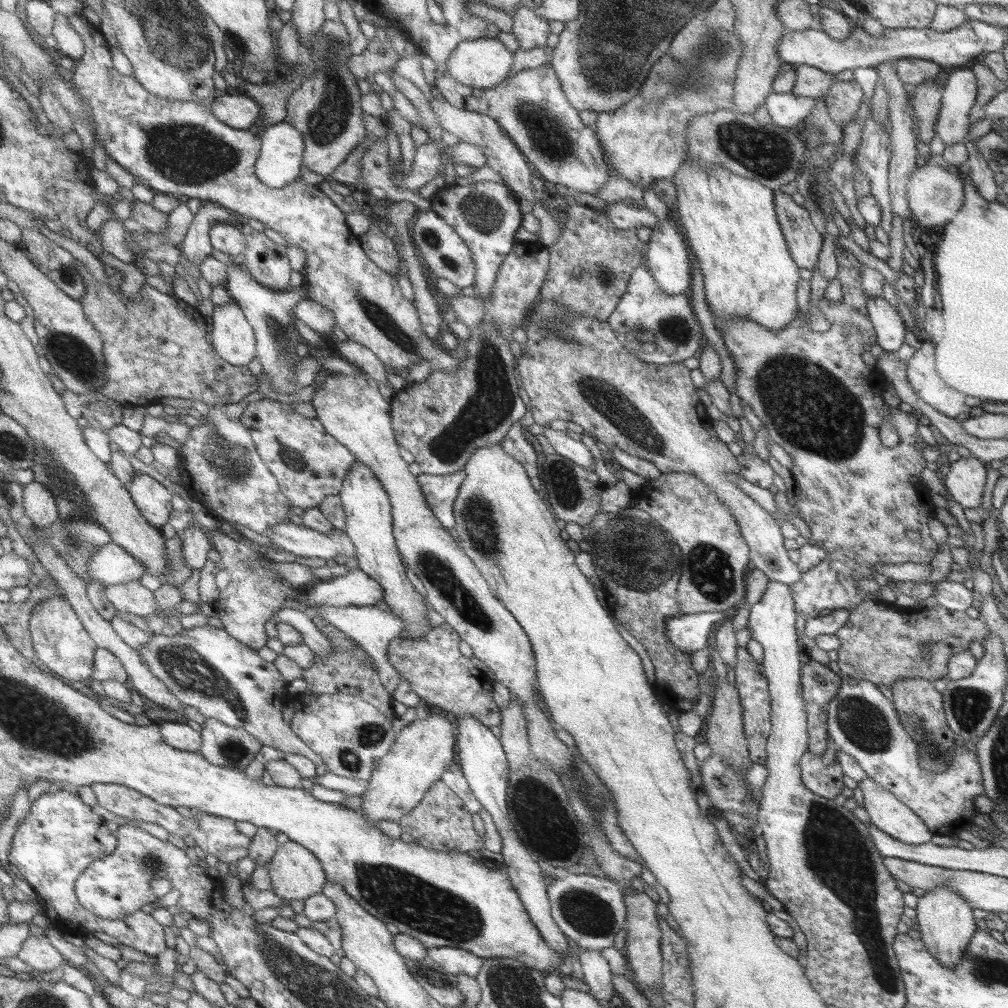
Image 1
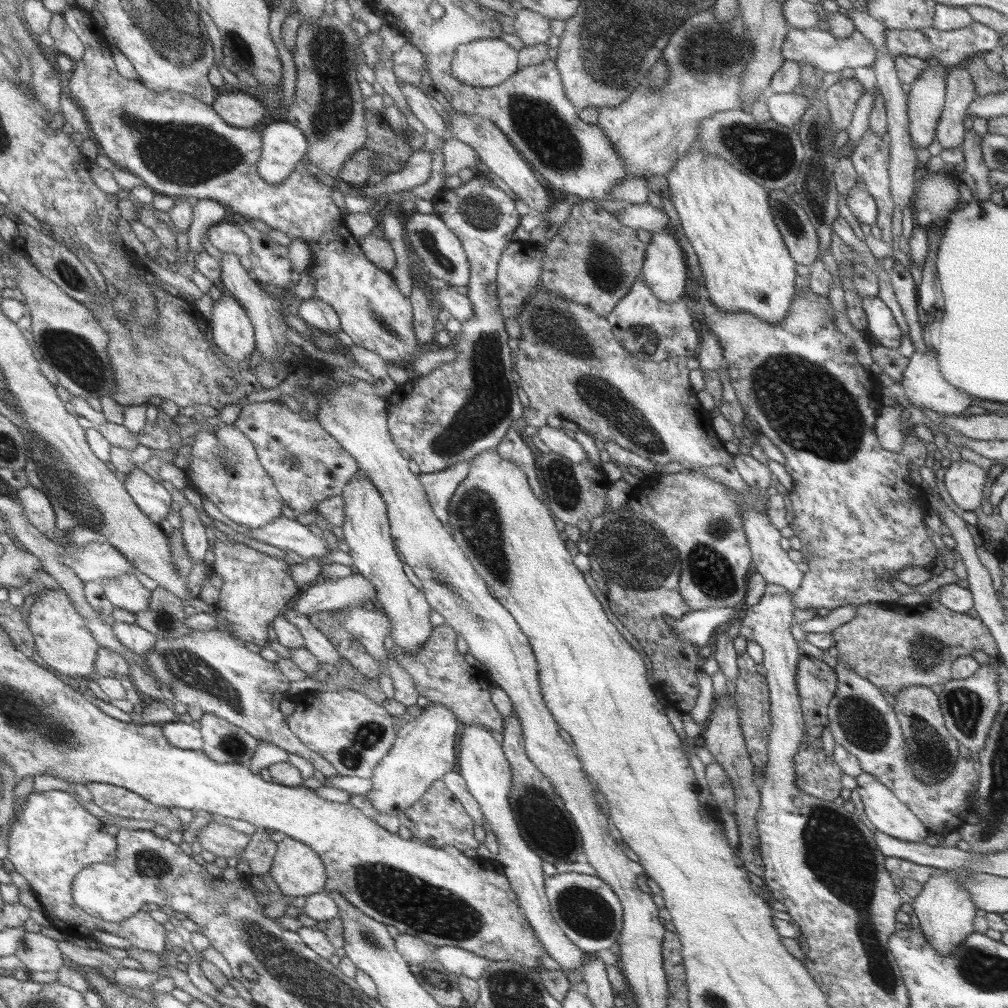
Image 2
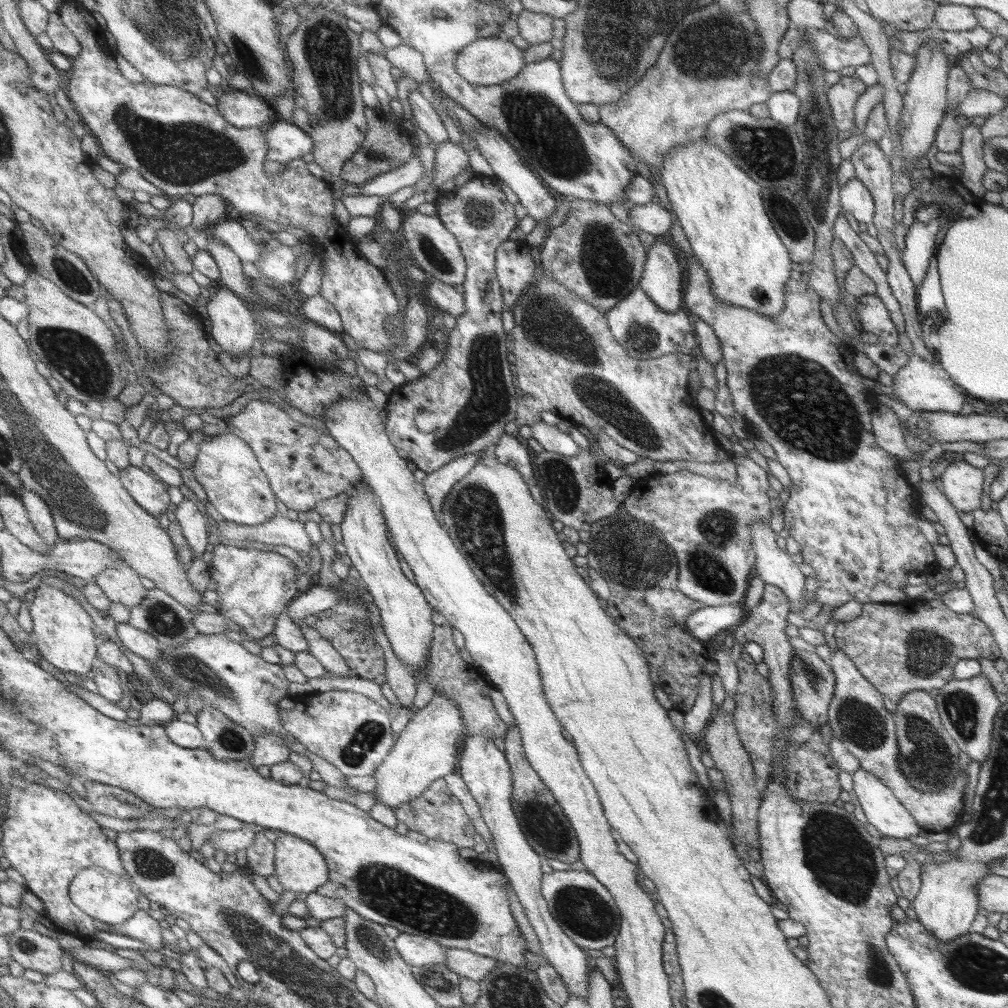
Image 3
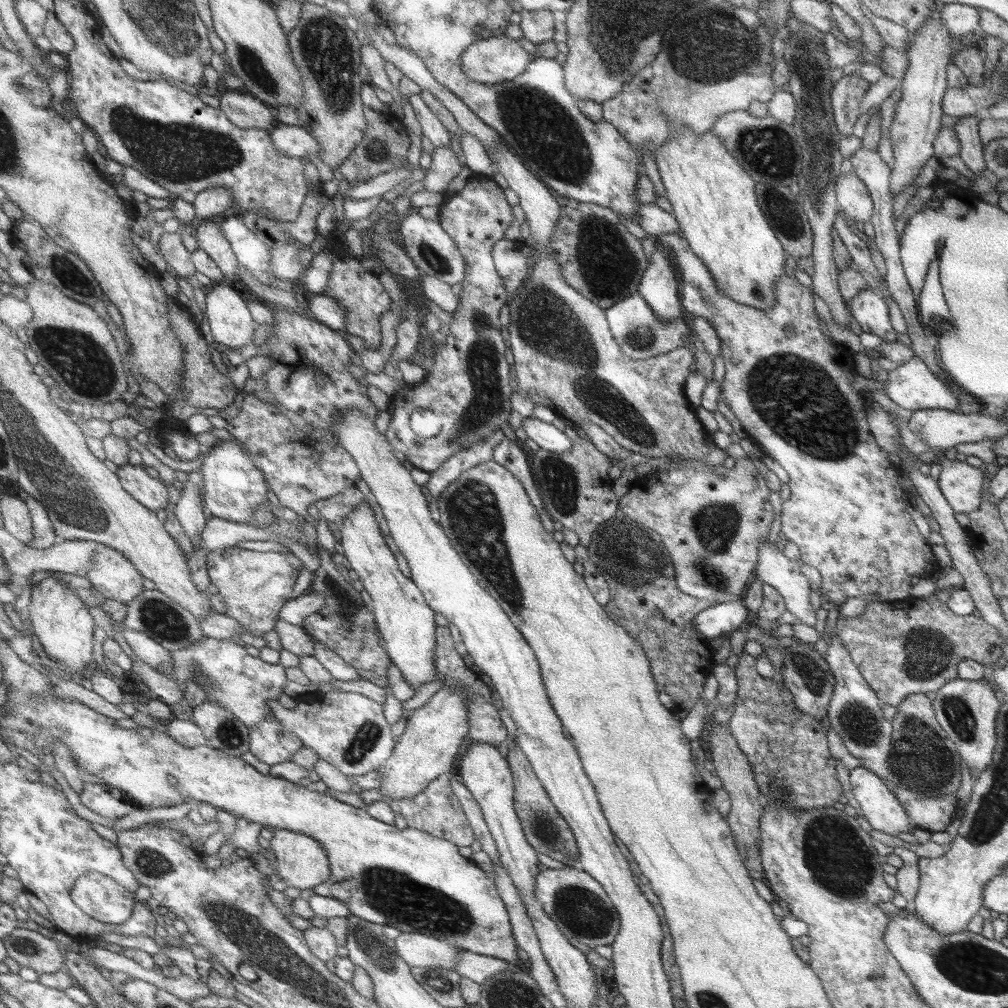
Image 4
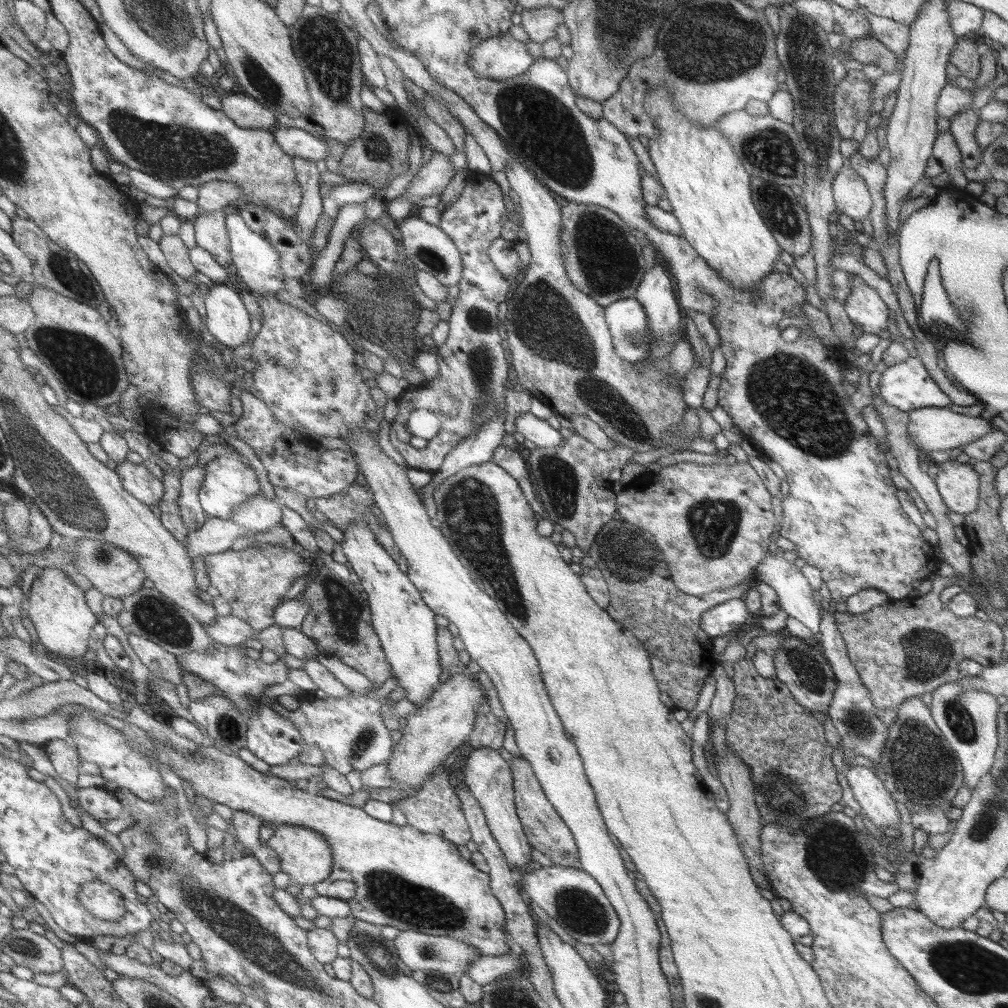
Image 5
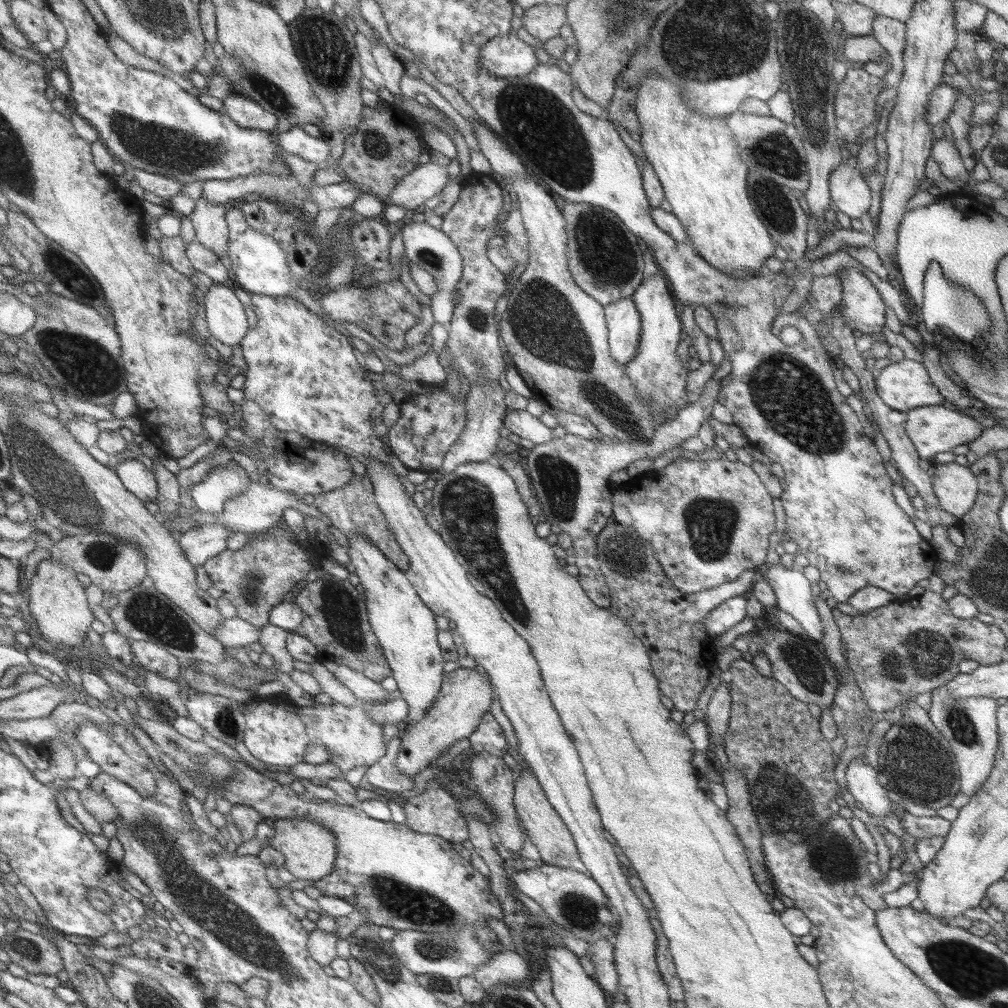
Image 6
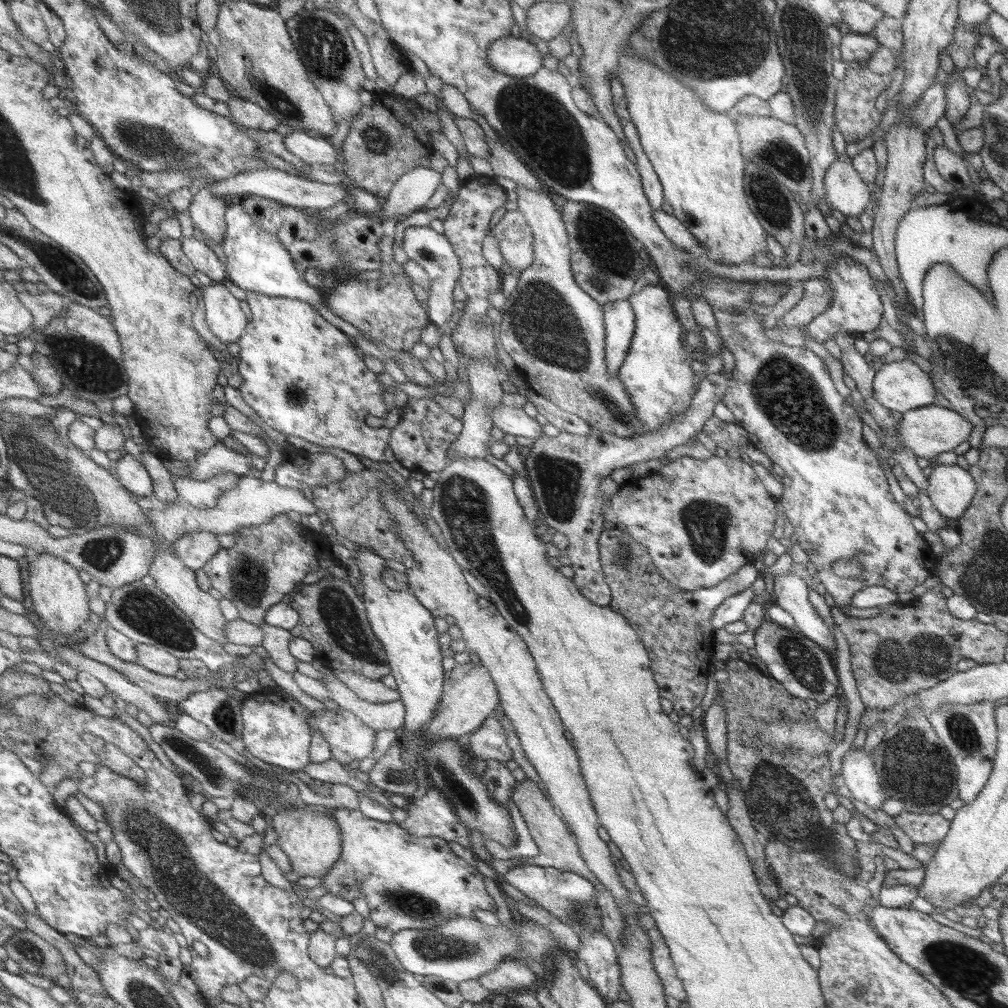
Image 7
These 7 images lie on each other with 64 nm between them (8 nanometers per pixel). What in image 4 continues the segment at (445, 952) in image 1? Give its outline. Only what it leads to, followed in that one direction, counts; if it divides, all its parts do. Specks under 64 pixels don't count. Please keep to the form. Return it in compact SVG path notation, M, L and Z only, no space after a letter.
M464 950L460 954L460 961L456 964L456 971L473 980L477 984L481 984L482 980L493 976L493 973L504 969L509 963L498 958L491 958L489 956L481 956L473 954L473 952Z

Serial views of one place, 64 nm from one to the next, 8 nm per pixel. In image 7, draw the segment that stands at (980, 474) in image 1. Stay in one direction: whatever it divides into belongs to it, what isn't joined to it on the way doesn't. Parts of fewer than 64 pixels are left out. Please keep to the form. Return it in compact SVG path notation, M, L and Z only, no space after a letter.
M932 464L927 479L928 494L931 504L947 519L957 519L973 498L975 483L968 473L958 465Z

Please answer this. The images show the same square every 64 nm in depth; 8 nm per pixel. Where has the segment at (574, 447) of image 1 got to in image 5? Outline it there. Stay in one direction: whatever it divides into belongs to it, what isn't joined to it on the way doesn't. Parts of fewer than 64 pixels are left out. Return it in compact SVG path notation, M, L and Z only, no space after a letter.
M530 413L521 414L515 419L515 430L529 442L539 448L549 448L562 443L561 434L544 420L535 418Z

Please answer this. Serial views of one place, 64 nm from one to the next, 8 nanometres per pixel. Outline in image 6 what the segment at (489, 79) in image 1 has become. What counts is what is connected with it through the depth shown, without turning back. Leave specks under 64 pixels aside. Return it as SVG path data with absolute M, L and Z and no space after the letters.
M509 31L499 37L493 37L481 47L480 66L499 77L520 79L531 72L537 64L531 46L515 38L515 32Z

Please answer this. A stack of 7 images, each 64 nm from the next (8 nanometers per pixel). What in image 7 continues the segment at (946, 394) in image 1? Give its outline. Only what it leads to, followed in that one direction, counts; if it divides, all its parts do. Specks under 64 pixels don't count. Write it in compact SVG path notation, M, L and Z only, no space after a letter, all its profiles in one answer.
M909 359L888 360L874 374L875 400L894 413L931 405L935 389L930 376Z

